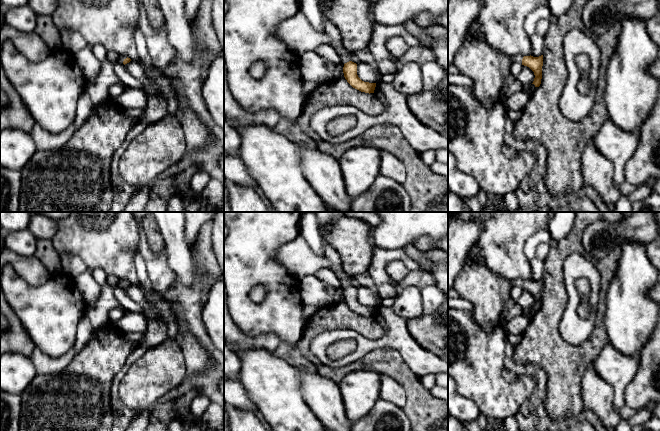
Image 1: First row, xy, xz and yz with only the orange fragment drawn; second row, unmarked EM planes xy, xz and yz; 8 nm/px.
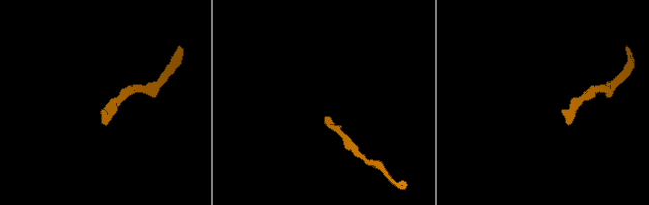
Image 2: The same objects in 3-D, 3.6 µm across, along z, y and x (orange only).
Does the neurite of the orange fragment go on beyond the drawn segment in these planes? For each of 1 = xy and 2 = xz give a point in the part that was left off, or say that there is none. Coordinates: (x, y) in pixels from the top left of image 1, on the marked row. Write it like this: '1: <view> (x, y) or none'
1: xy (121, 58)
2: xz (331, 30)

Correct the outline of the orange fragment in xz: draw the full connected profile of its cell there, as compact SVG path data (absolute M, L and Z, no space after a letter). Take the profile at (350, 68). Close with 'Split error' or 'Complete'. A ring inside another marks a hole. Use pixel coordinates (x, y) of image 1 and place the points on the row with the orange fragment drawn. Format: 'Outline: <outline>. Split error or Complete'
Outline: M324 17L324 31L330 38L330 45L336 50L344 64L343 73L347 82L355 89L365 92L374 93L376 83L362 81L357 75L357 64L352 62L349 53L343 46L342 39L338 28L327 18Z. Split error

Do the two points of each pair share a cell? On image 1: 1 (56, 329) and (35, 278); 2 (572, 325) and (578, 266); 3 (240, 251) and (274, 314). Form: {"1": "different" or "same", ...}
{"1": "different", "2": "same", "3": "same"}

